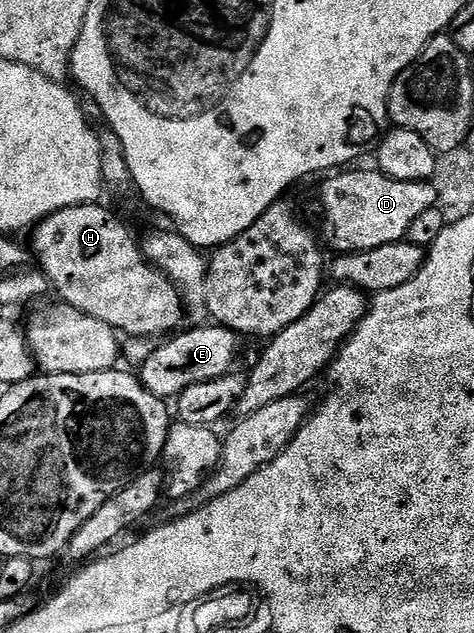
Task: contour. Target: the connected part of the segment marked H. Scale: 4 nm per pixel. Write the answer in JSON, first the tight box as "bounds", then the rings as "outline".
{"bounds":[32,204,183,340],"outline":[[[87,204],[58,210],[33,227],[33,234],[32,254],[36,259],[37,269],[45,274],[53,293],[55,295],[58,293],[62,297],[59,299],[65,305],[84,312],[84,316],[92,316],[92,320],[108,324],[116,332],[123,335],[126,333],[130,338],[154,340],[157,334],[173,335],[183,325],[182,291],[150,263],[142,253],[139,239],[137,237],[134,239],[133,232],[112,211],[105,210],[102,204]]]}

